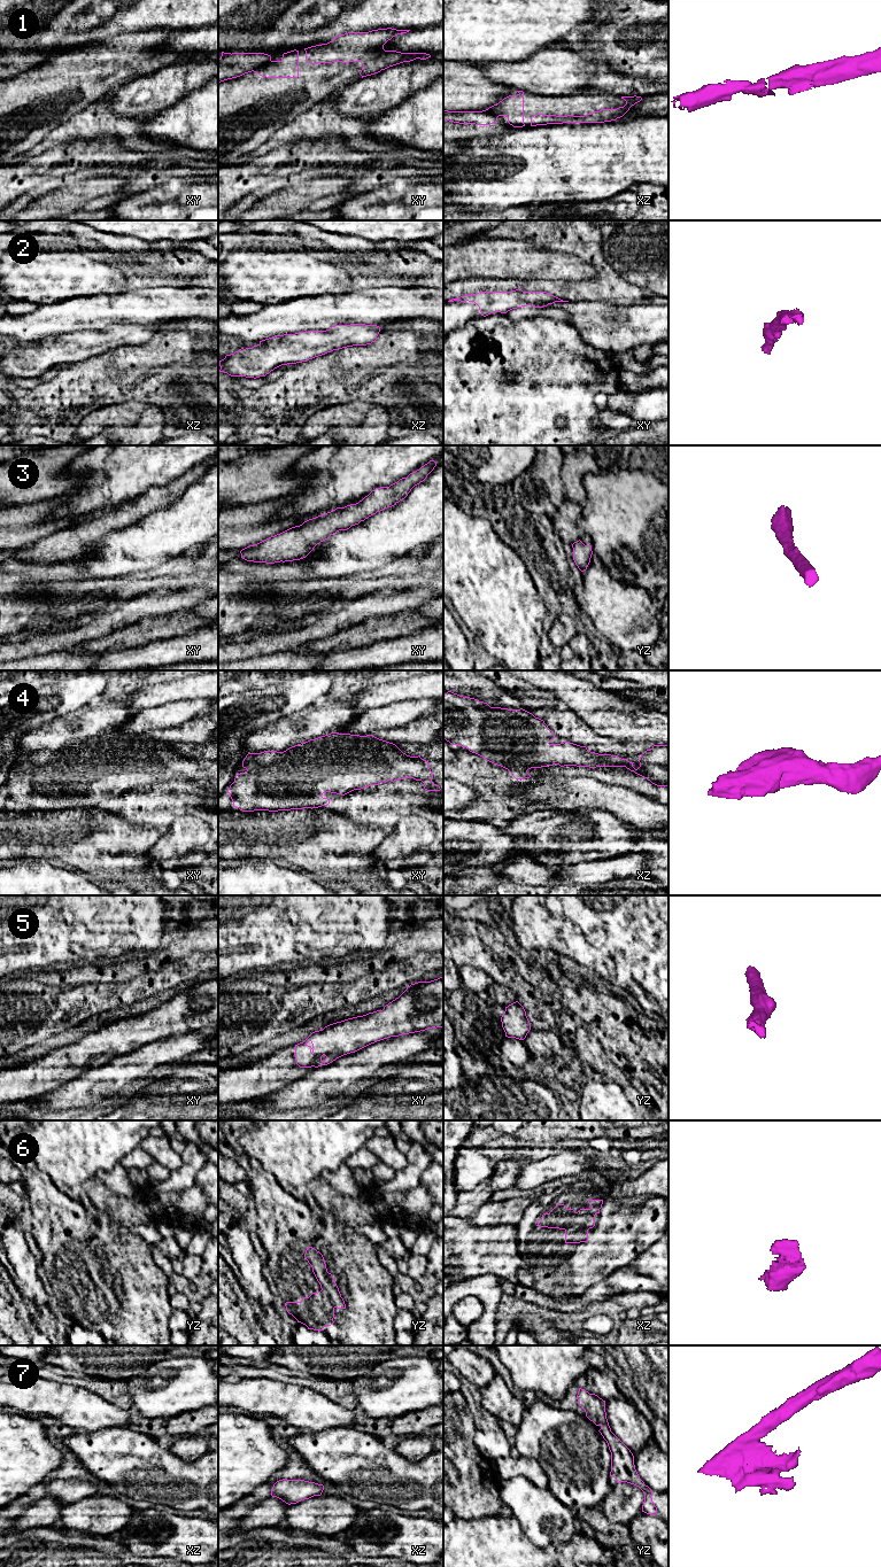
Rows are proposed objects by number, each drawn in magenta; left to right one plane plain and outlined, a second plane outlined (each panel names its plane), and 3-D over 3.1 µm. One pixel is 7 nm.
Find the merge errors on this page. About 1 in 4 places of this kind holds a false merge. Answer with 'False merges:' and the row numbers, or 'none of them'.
False merges: 1

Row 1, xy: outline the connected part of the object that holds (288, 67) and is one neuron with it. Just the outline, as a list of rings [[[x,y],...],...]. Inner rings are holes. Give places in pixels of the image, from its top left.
[[[294,49],[283,54],[280,61],[271,61],[254,70],[266,78],[297,78],[299,77],[299,51]]]

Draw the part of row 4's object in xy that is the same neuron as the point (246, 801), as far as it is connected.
[[[331,732],[284,752],[248,753],[242,767],[247,770],[238,774],[227,790],[233,806],[242,812],[318,808],[330,804],[330,799],[322,797],[323,793],[345,796],[354,790],[409,777],[422,781],[427,791],[441,790],[432,783],[428,761],[420,755],[407,755],[395,744],[373,735]]]

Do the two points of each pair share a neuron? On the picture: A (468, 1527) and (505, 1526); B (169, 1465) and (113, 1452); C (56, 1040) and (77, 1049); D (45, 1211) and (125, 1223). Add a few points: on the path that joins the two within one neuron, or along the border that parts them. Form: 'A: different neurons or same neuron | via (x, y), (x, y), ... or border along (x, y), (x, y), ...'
A: same neuron | via (477, 1527), (496, 1527)
B: same neuron | via (155, 1463), (137, 1463), (126, 1458)
C: different neurons | border along (91, 1030), (77, 1041), (52, 1049), (44, 1056)
D: same neuron | via (69, 1246), (102, 1280), (114, 1280), (125, 1257)

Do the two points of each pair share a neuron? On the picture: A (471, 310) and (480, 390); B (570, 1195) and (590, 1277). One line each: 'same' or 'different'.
A: different
B: same

